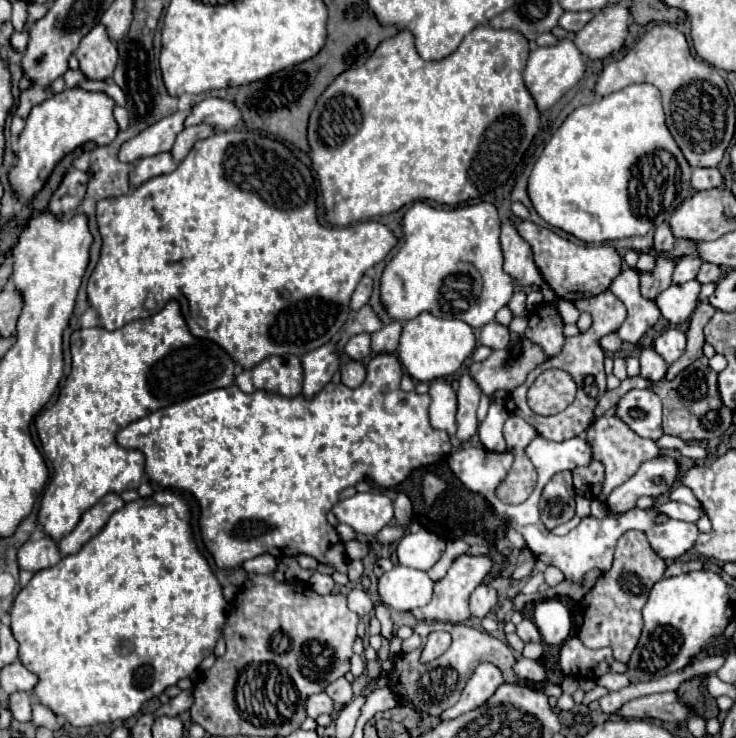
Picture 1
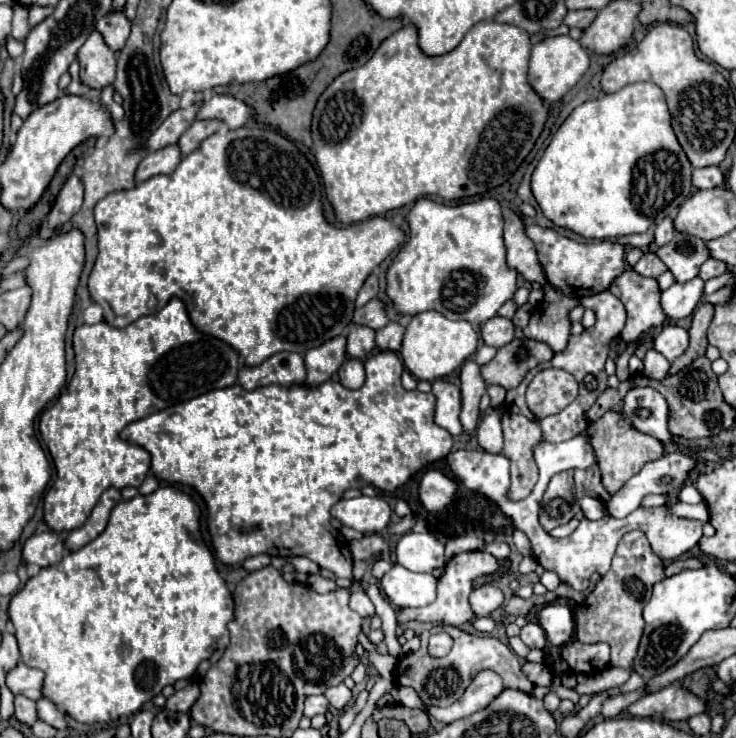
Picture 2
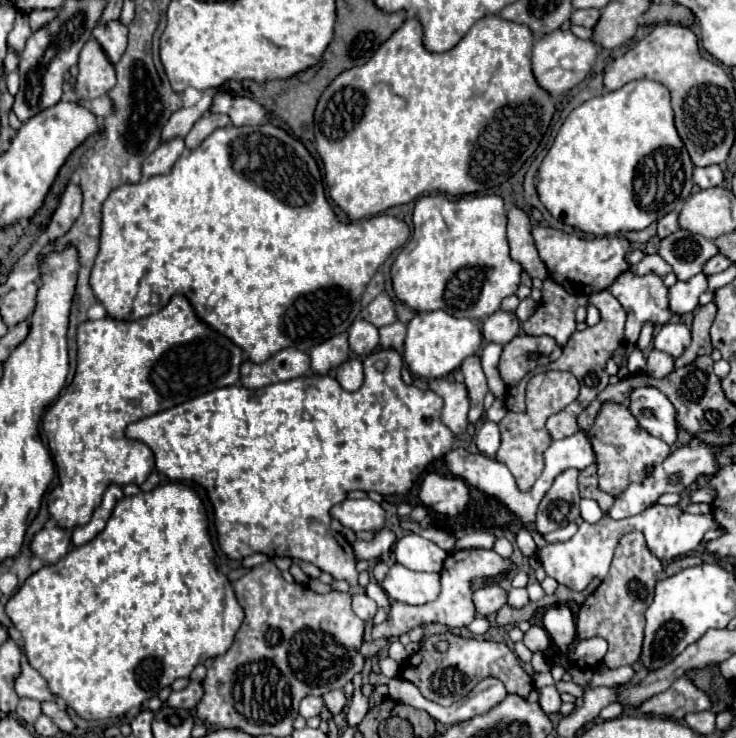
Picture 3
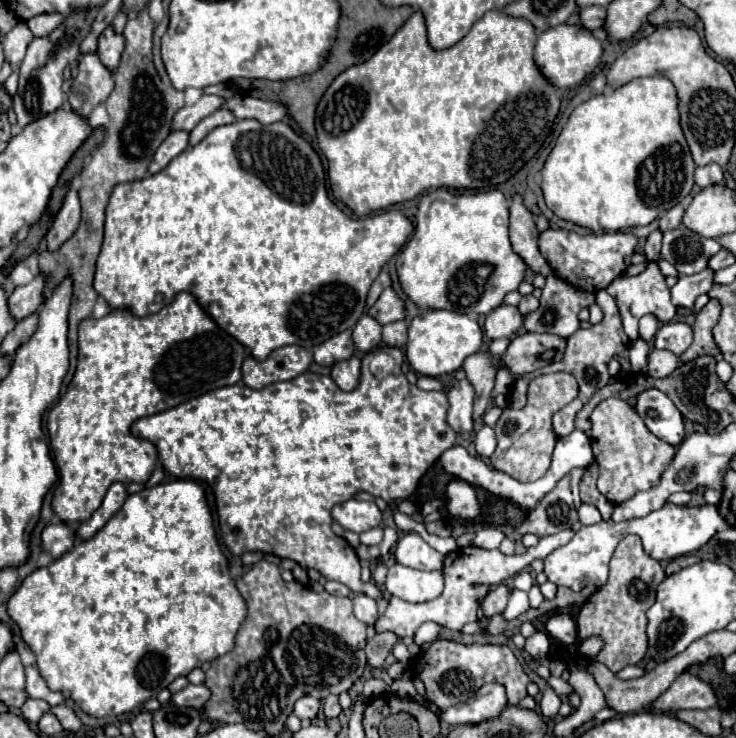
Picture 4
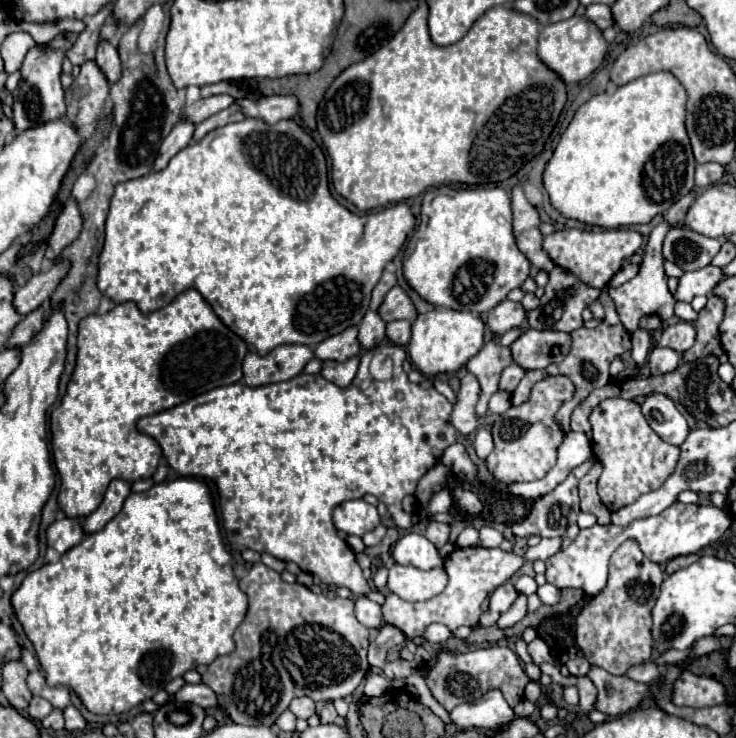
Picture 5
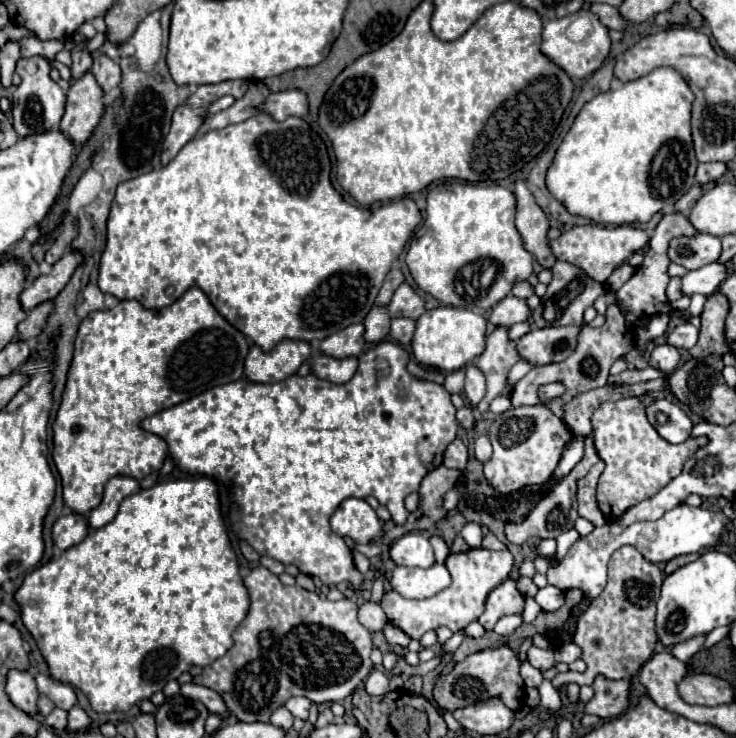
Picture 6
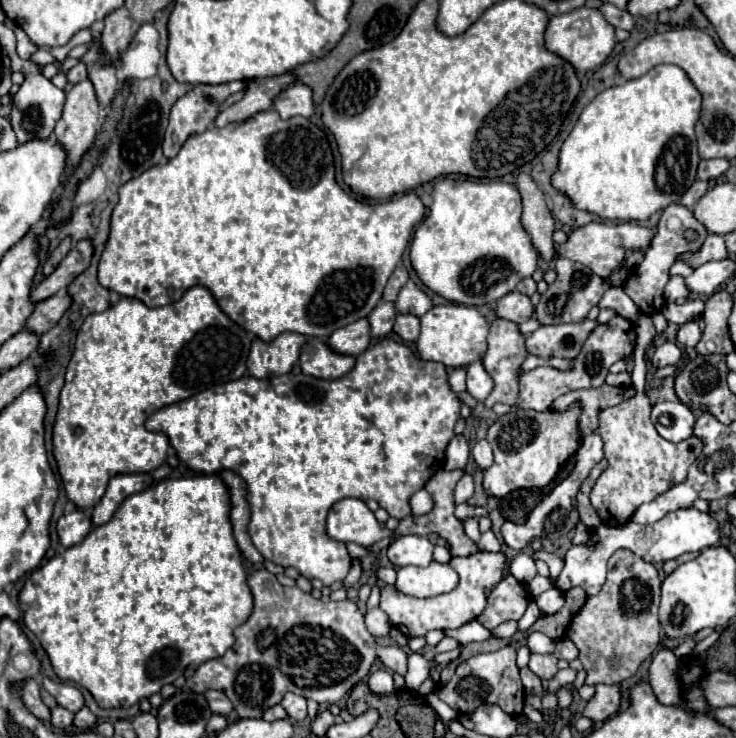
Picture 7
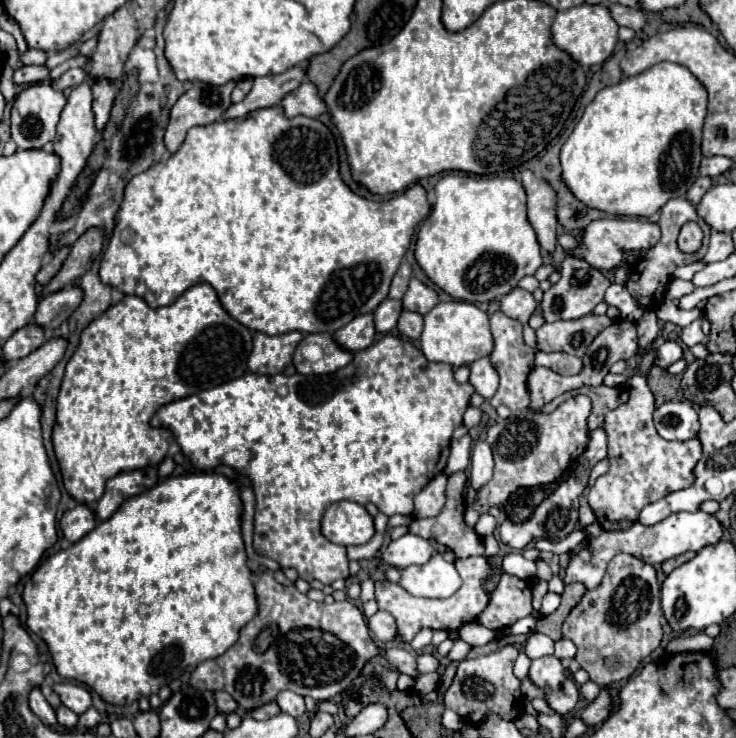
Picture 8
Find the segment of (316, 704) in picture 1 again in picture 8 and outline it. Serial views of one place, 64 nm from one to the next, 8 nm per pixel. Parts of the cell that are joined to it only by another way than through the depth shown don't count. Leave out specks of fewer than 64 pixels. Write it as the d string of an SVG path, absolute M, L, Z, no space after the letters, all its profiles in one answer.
M286 690L286 692L280 692L278 698L276 698L276 704L280 706L282 712L294 716L294 718L300 718L304 712L306 712L306 706L304 706L304 698Z

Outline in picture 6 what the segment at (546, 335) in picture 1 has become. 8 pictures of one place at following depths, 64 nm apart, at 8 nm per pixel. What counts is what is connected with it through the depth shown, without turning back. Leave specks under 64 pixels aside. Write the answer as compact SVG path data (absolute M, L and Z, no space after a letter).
M556 262L552 268L552 282L548 284L548 292L542 298L542 304L532 310L532 324L536 328L550 328L550 326L582 326L582 314L588 306L594 304L598 296L602 296L606 288L592 278L588 278L580 268L568 262Z

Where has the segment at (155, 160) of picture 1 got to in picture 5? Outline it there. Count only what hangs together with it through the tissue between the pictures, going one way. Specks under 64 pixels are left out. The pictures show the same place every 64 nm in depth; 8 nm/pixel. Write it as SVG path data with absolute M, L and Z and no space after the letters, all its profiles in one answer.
M178 122L172 132L164 138L162 146L160 146L160 152L156 156L156 162L154 162L154 170L162 170L166 168L166 164L170 162L172 156L176 156L182 148L186 148L190 142L192 142L192 134L194 134L194 124L188 124L188 122Z

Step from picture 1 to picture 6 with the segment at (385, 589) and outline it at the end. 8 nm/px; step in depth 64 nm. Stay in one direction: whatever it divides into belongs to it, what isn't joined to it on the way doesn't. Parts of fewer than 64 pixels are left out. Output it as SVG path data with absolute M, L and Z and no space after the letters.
M434 564L430 568L408 568L408 566L396 566L392 570L390 586L400 596L410 600L424 600L430 598L450 584L450 574L444 564Z

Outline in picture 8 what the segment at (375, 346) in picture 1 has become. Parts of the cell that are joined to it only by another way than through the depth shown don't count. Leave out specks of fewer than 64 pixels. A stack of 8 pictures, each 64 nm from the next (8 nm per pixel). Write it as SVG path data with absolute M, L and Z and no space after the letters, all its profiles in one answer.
M402 312L400 314L400 320L398 320L398 332L410 340L418 340L420 334L422 334L422 326L424 326L424 320L420 314L416 312Z

